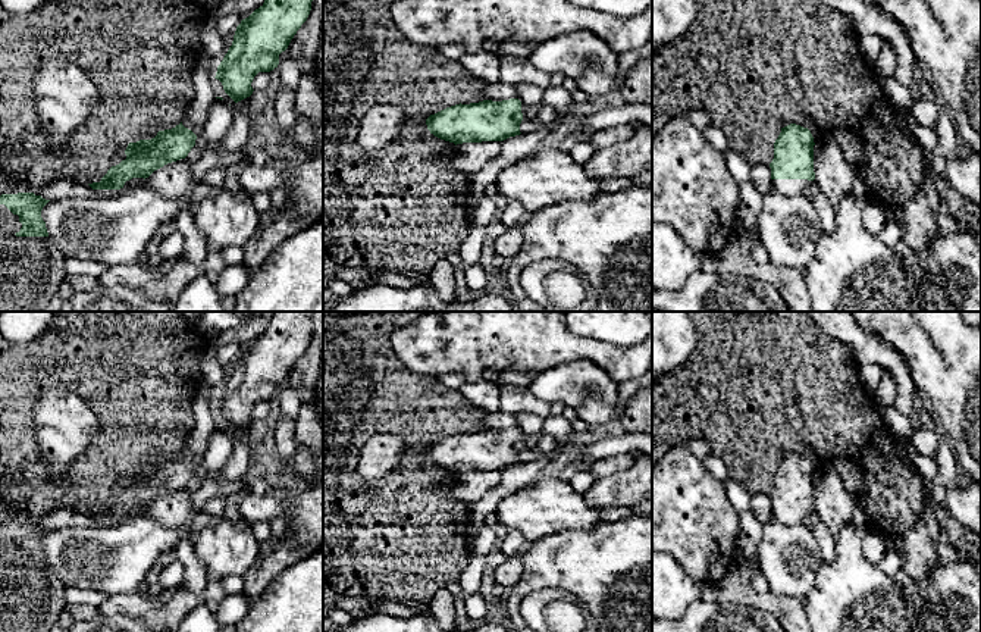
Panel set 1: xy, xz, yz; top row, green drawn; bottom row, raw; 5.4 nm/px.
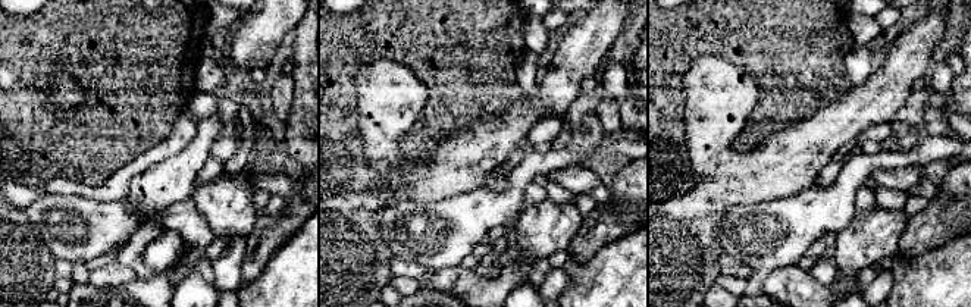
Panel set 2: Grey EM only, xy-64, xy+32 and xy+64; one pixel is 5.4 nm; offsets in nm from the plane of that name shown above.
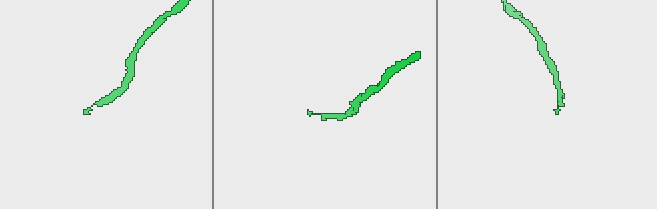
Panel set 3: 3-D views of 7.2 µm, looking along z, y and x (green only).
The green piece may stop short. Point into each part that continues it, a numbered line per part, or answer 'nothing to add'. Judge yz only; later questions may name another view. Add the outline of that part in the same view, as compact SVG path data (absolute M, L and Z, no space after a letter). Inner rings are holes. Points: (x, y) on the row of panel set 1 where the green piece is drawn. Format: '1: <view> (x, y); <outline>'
1: yz (786, 187); M772 179L772 190L781 195L802 195L814 181L808 179Z

